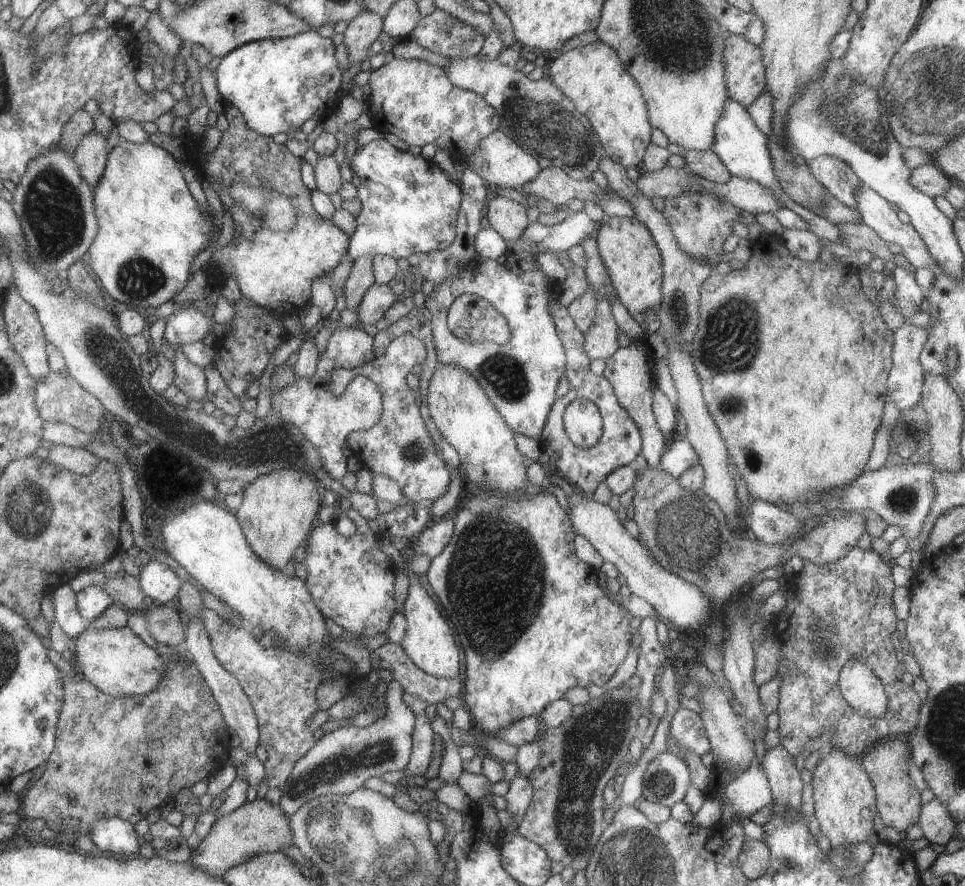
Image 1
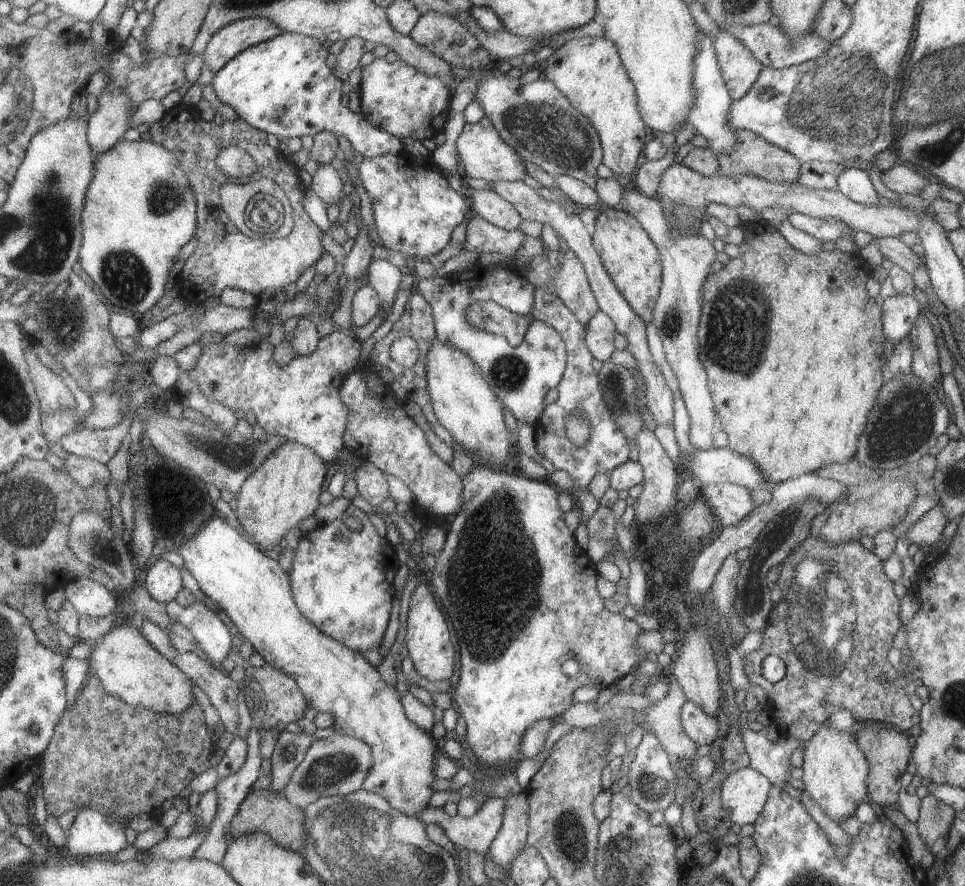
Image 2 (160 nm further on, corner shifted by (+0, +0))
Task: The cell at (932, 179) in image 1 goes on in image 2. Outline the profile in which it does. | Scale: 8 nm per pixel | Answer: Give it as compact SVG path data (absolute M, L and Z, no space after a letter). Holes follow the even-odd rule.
M896 162L893 168L881 173L881 182L887 190L897 195L918 196L929 185L929 181L914 170L914 167Z

